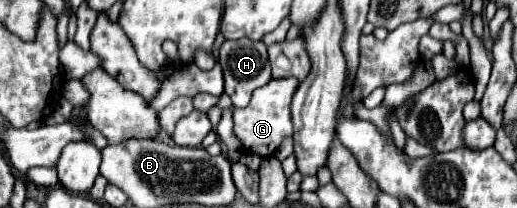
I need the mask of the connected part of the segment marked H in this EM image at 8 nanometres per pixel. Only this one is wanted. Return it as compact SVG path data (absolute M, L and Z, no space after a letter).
M225 41L219 51L219 63L225 75L225 93L235 107L245 107L251 93L271 81L267 47L263 41Z

